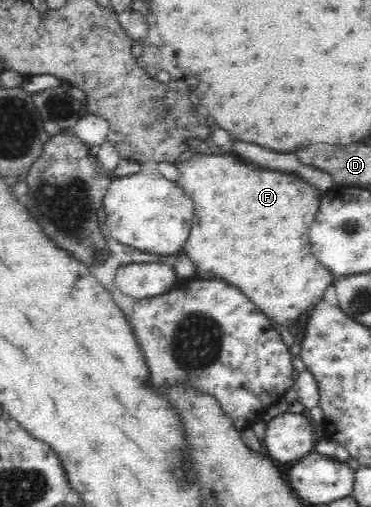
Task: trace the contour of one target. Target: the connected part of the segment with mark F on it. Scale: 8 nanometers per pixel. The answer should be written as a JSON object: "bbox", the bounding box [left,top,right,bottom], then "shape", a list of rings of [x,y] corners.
{"bbox":[176,149,332,329],"shape":[[[228,149],[223,155],[206,154],[203,155],[203,157],[193,157],[189,161],[183,161],[176,165],[180,171],[176,183],[195,205],[195,216],[190,227],[188,238],[184,243],[183,253],[191,258],[191,261],[197,268],[207,271],[207,273],[219,275],[219,279],[224,279],[227,282],[231,281],[231,285],[234,285],[239,288],[239,290],[243,291],[243,293],[247,294],[247,298],[255,302],[257,307],[260,310],[263,310],[263,313],[265,313],[267,317],[271,317],[279,327],[283,327],[283,329],[295,328],[297,321],[301,319],[303,313],[315,309],[315,307],[323,301],[325,291],[329,289],[329,285],[331,285],[332,282],[331,272],[326,267],[323,267],[323,265],[311,255],[309,241],[305,239],[305,233],[307,233],[307,237],[309,237],[309,225],[314,221],[316,213],[319,211],[323,194],[295,174],[286,174],[279,171],[273,173],[273,171],[263,171],[263,169],[255,169],[255,167],[249,167],[249,165],[250,164],[239,161],[239,159],[237,159],[232,152],[228,151]]]}

